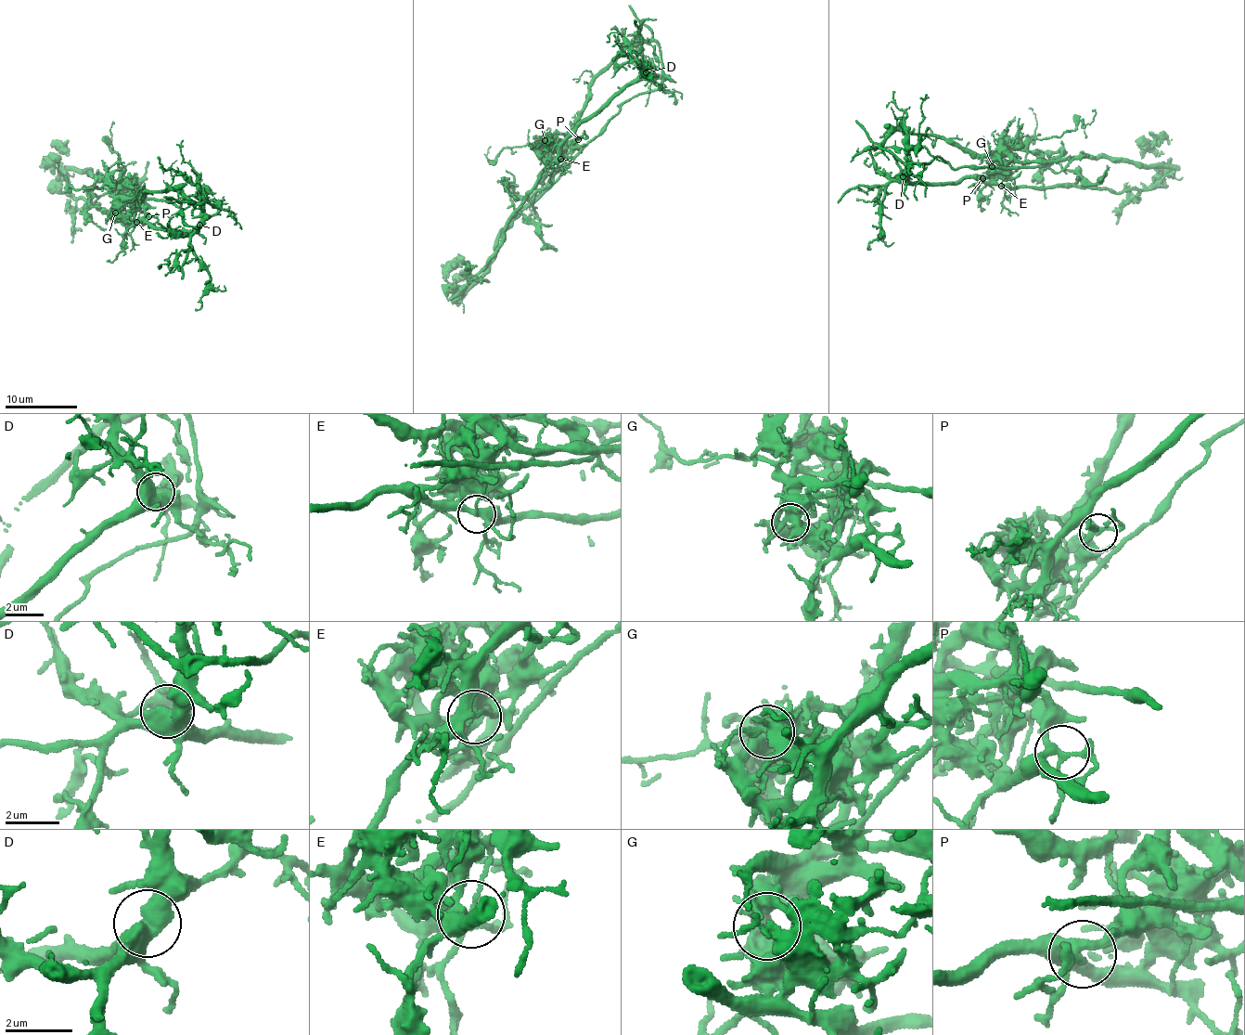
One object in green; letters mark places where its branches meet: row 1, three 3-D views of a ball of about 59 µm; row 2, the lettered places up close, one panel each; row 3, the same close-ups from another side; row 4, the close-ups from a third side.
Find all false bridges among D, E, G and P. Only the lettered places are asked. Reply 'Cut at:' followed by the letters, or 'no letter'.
Cut at: E, G

